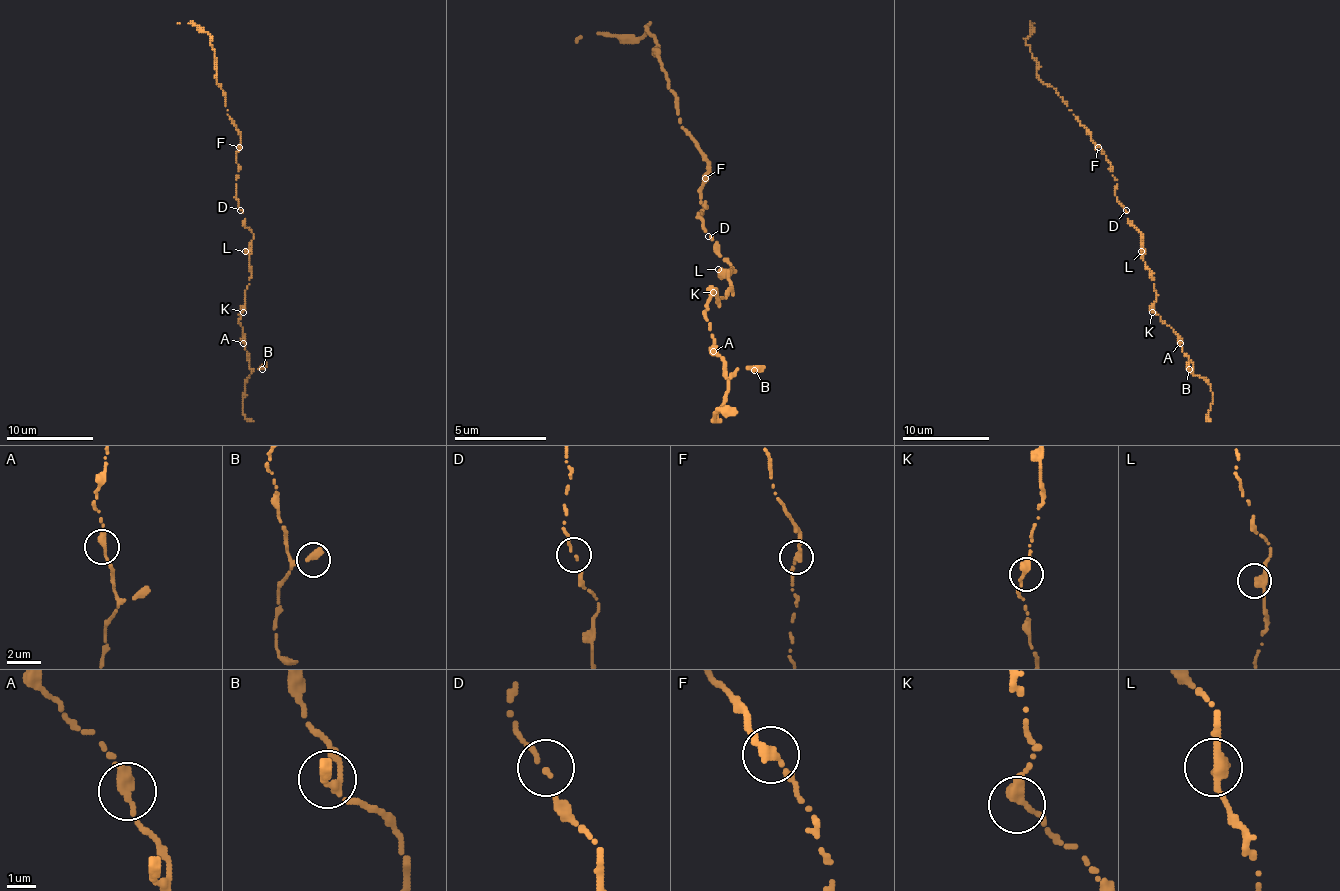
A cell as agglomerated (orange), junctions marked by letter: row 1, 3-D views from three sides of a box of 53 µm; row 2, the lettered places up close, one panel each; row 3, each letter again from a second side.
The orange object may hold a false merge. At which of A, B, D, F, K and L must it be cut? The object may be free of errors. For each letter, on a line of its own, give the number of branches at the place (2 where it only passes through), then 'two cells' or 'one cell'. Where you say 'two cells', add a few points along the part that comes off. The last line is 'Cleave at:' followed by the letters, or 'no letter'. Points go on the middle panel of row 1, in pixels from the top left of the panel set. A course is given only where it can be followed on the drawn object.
A: 2 | one cell
B: 1 | one cell
D: 2 | one cell
F: 2 | one cell
K: 2 | one cell
L: 2 | one cell
Cleave at: no letter

